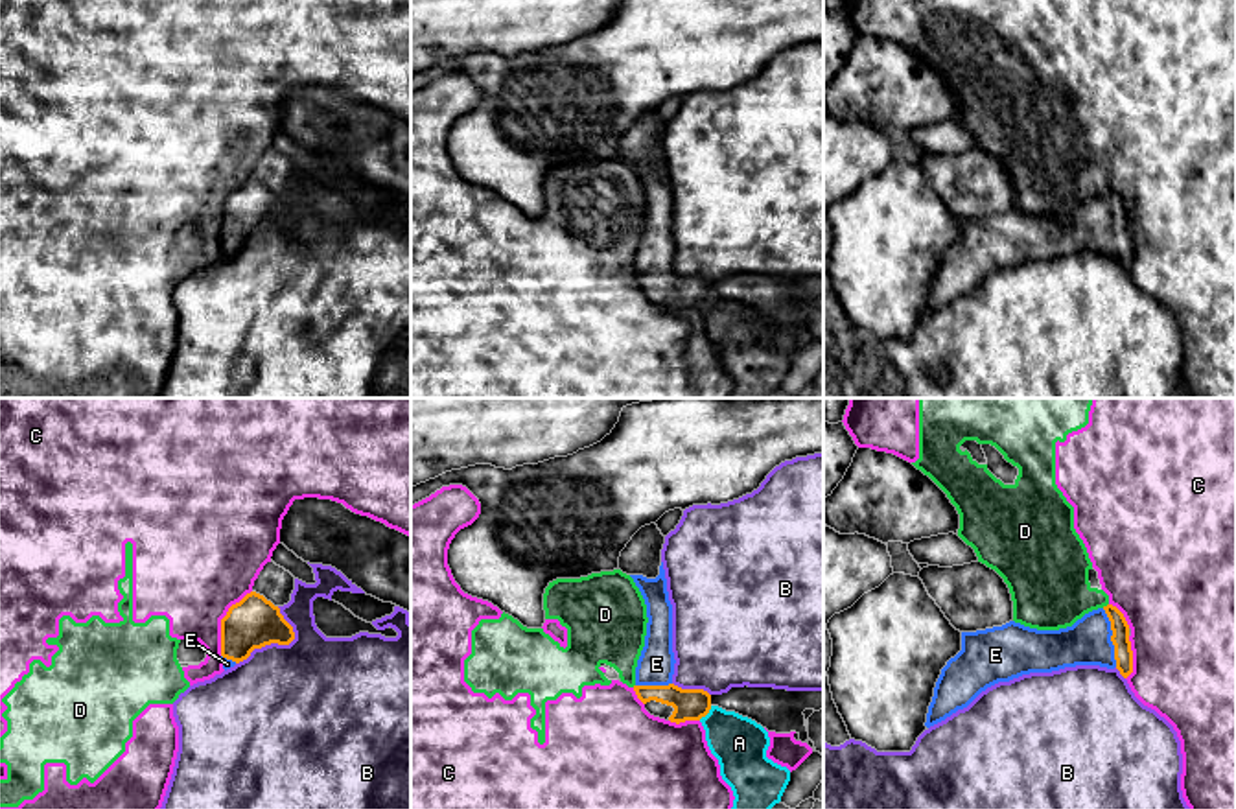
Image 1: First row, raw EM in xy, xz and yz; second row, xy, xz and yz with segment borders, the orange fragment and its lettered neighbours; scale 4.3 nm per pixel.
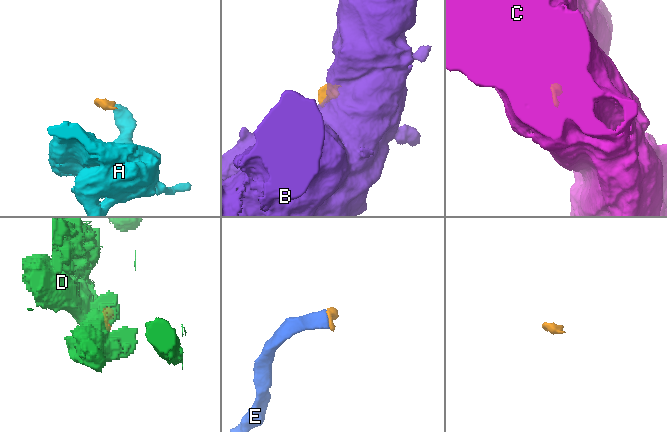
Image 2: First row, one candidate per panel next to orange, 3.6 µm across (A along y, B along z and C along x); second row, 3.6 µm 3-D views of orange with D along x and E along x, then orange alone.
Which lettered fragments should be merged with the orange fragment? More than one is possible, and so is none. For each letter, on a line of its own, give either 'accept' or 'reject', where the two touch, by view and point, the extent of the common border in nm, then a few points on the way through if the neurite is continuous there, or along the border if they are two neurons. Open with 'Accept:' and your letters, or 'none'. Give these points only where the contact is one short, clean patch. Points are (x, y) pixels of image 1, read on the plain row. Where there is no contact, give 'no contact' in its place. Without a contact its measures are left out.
Accept: A, E
A: accept; contact xz (706, 301); length 90 nm
B: reject; contact xy (280, 231); length 320 nm; border xy (279, 194), (293, 225), (288, 231), (256, 234), (236, 251)
C: reject; contact xy (221, 209); length 320 nm
D: reject; contact yz (1104, 194); length 40 nm; border yz (1107, 190), (1102, 194)
E: accept; contact yz (1111, 225); length 260 nm; way yz (1119, 212), (1111, 225), (1087, 229)

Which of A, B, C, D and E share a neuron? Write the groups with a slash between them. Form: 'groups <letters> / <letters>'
groups A E / B / C D

